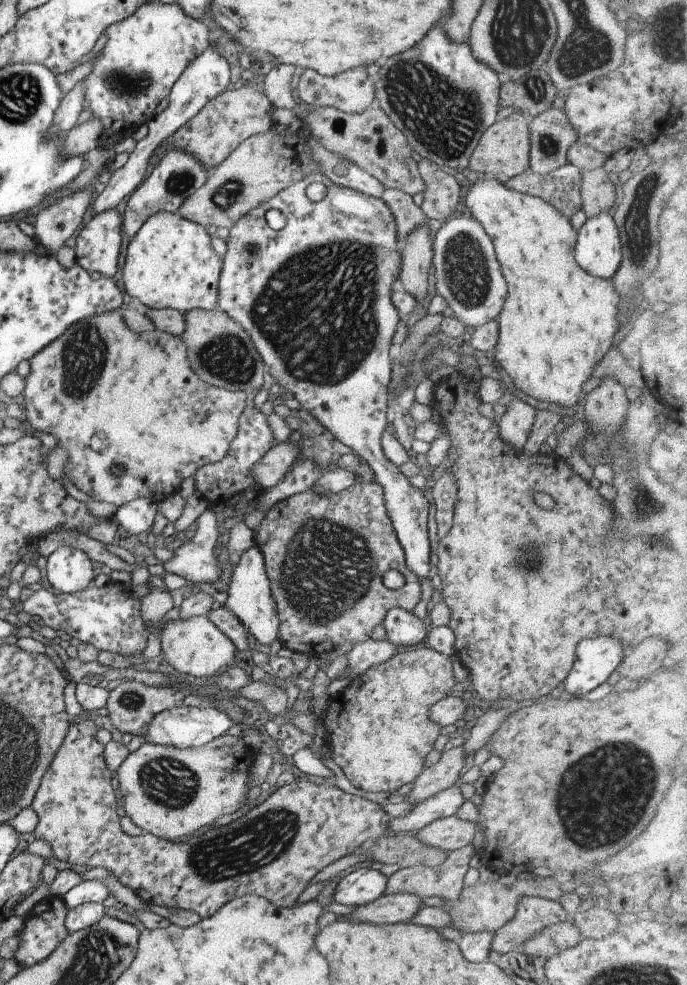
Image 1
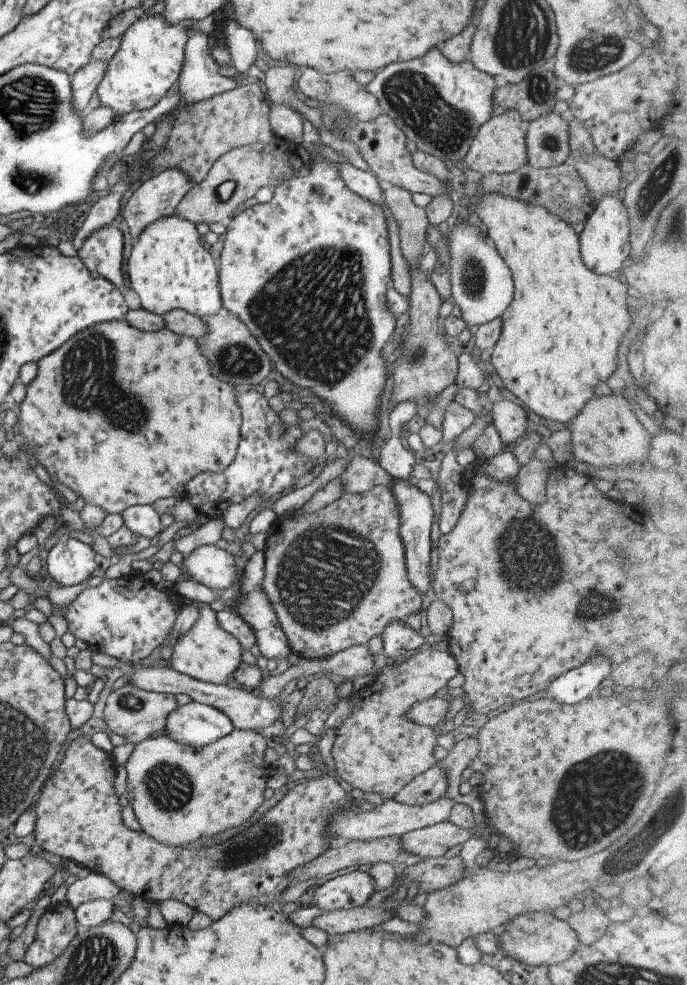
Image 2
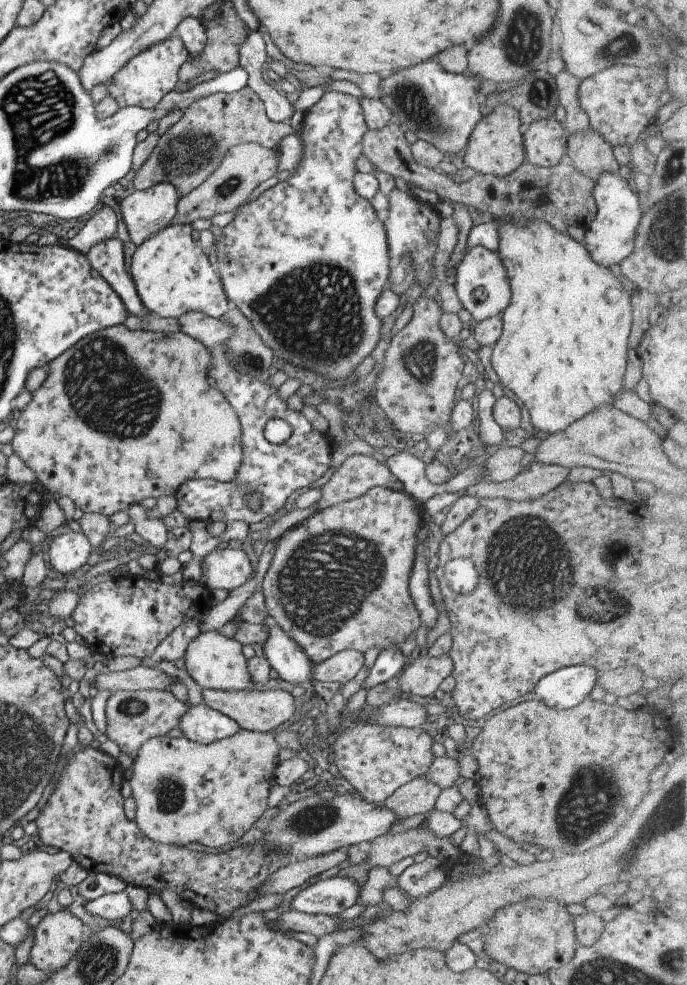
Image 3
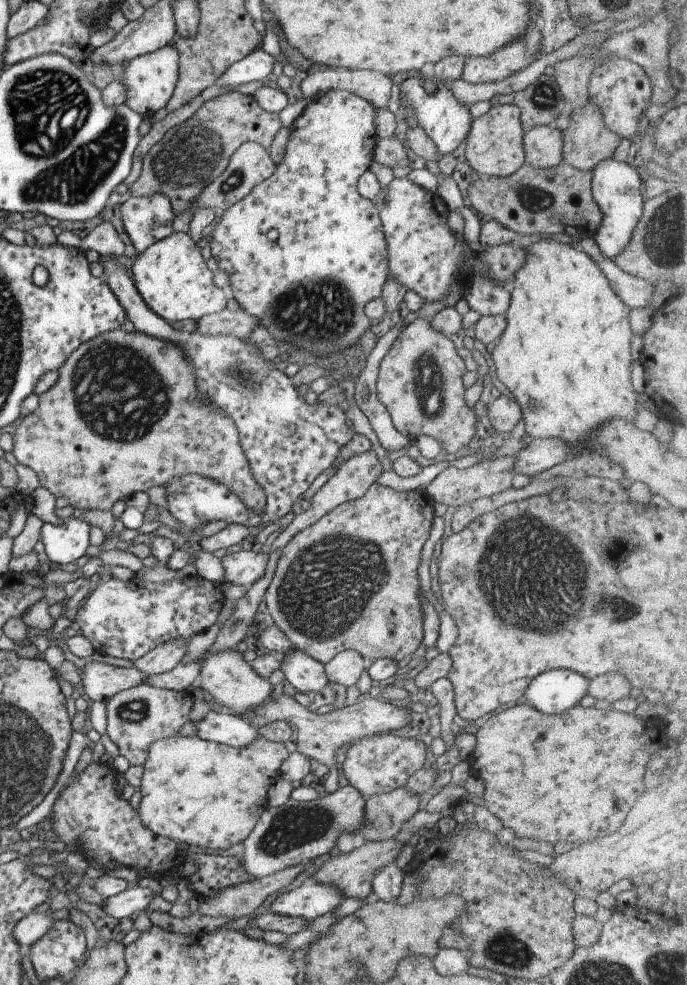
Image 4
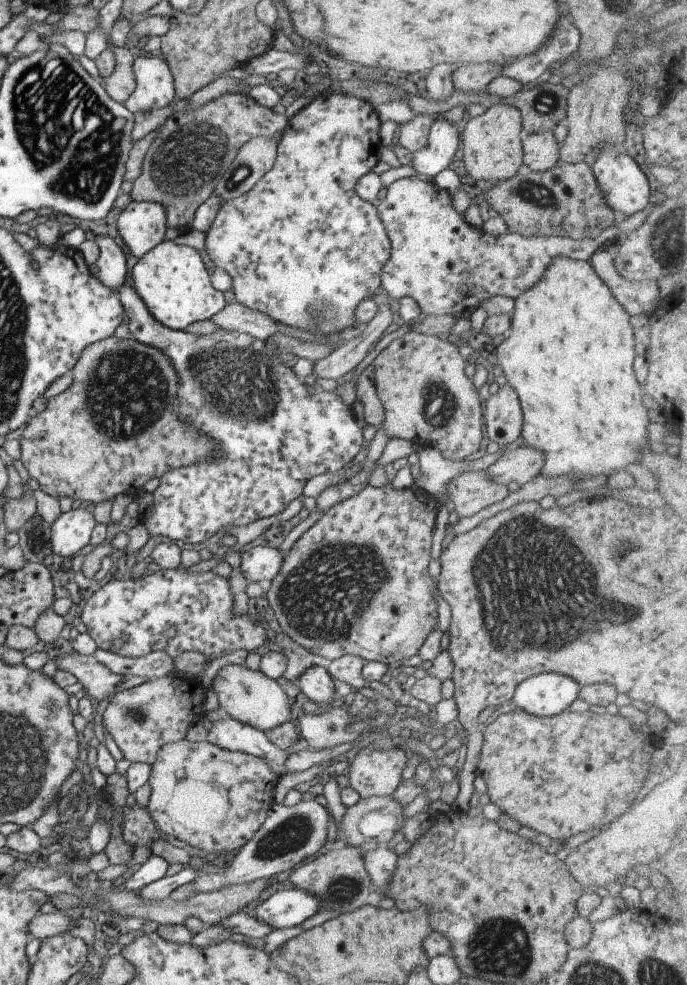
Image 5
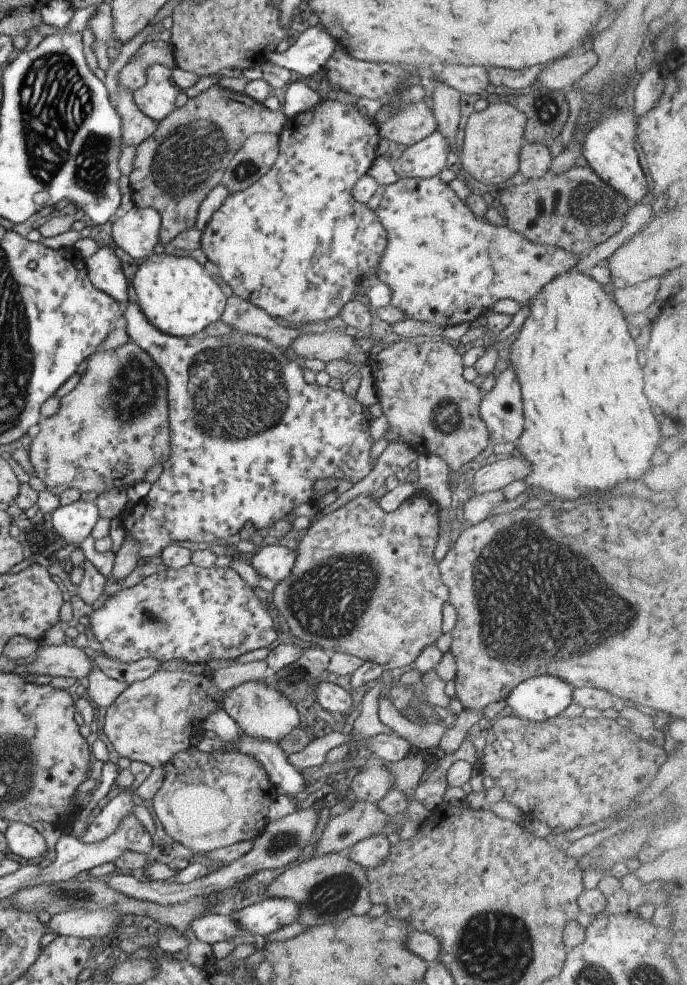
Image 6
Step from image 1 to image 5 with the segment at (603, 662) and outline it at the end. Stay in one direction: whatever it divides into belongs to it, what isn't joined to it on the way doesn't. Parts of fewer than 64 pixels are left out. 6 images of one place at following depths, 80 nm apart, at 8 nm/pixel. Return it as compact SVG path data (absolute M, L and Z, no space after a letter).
M546 672L530 676L520 682L511 697L513 706L538 717L552 717L567 711L573 700L578 698L581 685L570 676Z

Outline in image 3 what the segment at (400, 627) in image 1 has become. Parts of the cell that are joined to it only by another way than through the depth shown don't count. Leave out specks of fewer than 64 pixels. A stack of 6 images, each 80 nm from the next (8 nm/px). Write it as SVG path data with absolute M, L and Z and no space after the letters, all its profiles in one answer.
M387 647L378 652L373 665L365 677L363 677L363 687L377 686L385 683L388 679L396 676L405 663L406 657L403 656L403 649Z

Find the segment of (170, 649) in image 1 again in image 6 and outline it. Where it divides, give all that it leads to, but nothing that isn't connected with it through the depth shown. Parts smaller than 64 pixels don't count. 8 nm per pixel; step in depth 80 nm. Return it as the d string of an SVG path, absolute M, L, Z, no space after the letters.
M263 679L248 681L222 692L222 709L239 726L239 731L256 739L267 739L276 745L287 739L292 728L299 728L297 711L289 699Z

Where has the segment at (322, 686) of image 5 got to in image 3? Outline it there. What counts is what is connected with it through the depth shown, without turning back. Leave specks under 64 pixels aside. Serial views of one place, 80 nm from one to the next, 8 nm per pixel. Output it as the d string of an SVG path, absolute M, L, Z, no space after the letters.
M263 621L262 625L266 630L266 639L258 651L265 657L266 663L282 680L307 686L313 678L313 663L277 623Z

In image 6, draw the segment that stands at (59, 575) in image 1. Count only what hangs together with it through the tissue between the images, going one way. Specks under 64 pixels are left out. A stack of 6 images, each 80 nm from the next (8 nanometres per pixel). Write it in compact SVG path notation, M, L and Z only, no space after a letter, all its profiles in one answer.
M77 500L66 506L59 505L48 517L52 524L50 532L60 546L79 544L90 536L98 517L93 502Z

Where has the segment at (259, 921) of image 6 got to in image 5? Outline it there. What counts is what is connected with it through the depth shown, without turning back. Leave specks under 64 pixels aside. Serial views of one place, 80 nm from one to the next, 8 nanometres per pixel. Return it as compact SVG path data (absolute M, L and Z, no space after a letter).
M282 887L280 889L277 888L277 892L274 893L275 894L272 894L265 900L262 900L262 902L254 908L256 919L262 923L271 925L272 930L301 924L303 920L317 913L317 910L320 908L319 898L303 889Z

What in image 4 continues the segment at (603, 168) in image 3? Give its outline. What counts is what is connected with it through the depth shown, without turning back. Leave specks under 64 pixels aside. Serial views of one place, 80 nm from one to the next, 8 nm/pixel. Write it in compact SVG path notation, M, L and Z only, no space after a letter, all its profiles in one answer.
M586 100L583 110L569 110L566 112L569 112L569 125L561 132L562 160L580 170L593 170L599 161L611 159L611 154L613 154L613 150L619 144L621 137L611 132L604 124L598 107L589 100Z

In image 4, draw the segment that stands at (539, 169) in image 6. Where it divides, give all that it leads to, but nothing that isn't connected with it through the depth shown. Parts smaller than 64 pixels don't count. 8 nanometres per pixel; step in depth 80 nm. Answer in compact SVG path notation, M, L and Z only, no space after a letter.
M553 124L532 126L522 134L524 162L537 169L559 164L561 140L562 133Z

